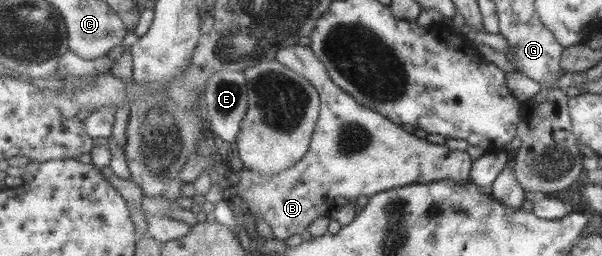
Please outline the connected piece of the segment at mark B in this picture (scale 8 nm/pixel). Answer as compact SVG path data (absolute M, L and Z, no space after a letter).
M296 43L280 48L275 59L290 70L304 77L319 94L319 116L314 124L308 150L292 167L272 175L262 175L246 167L238 171L238 180L231 185L236 188L236 202L248 208L250 214L265 220L270 227L272 236L283 240L293 234L300 234L307 230L308 224L318 218L327 216L334 207L333 200L342 196L346 199L358 196L372 196L382 190L390 190L399 186L412 183L434 182L442 179L452 182L468 182L471 162L466 151L449 150L444 145L433 144L425 138L418 138L414 133L404 131L401 125L390 122L374 110L359 106L348 93L334 84L328 77L324 65L316 58L309 46Z

